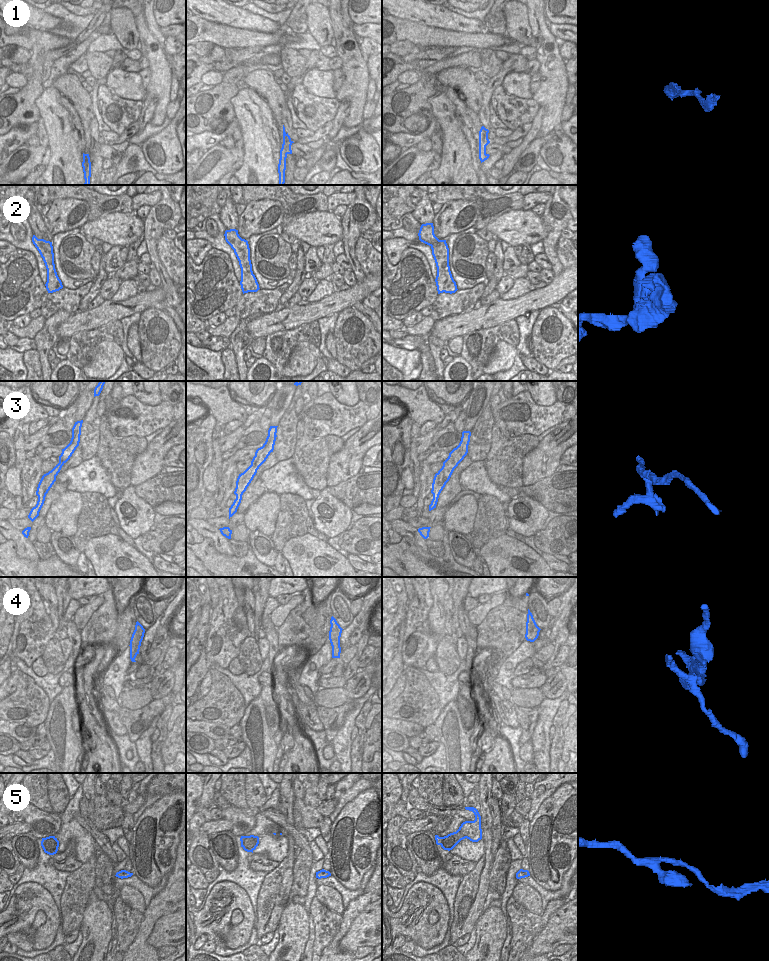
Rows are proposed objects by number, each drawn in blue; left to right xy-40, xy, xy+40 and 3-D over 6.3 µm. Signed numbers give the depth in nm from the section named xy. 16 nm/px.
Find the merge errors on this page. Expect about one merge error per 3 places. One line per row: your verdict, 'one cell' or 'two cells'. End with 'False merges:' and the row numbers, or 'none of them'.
1: one cell
2: one cell
3: two cells
4: two cells
5: one cell
False merges: 3, 4

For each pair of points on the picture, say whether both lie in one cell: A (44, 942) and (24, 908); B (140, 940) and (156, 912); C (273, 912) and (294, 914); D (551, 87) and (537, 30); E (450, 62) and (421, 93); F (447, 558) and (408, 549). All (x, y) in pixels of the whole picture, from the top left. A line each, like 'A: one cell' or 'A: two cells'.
A: one cell
B: one cell
C: two cells
D: one cell
E: one cell
F: one cell

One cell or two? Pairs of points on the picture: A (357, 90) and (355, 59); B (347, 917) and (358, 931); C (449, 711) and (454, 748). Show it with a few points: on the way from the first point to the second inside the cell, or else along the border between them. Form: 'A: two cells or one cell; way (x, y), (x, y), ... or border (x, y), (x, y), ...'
A: one cell; way (357, 82), (357, 67)
B: two cells; border (367, 905), (353, 920), (340, 943)
C: one cell; way (449, 720), (449, 730), (454, 739)

